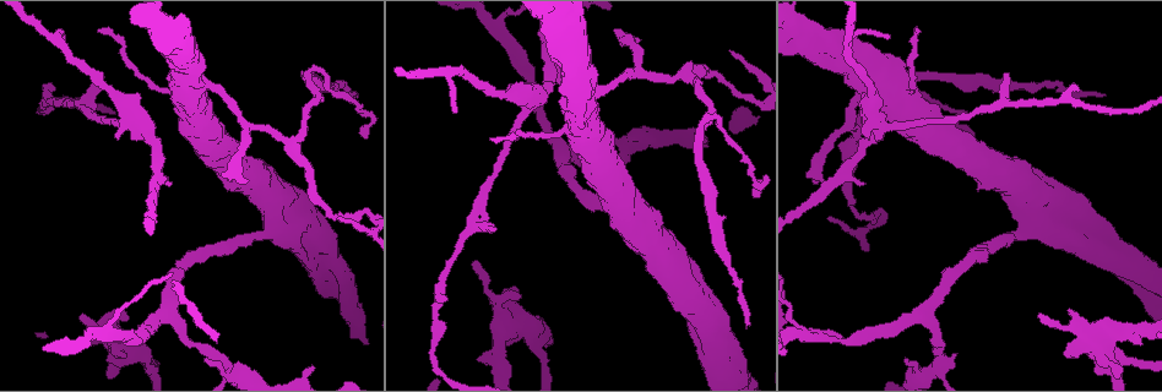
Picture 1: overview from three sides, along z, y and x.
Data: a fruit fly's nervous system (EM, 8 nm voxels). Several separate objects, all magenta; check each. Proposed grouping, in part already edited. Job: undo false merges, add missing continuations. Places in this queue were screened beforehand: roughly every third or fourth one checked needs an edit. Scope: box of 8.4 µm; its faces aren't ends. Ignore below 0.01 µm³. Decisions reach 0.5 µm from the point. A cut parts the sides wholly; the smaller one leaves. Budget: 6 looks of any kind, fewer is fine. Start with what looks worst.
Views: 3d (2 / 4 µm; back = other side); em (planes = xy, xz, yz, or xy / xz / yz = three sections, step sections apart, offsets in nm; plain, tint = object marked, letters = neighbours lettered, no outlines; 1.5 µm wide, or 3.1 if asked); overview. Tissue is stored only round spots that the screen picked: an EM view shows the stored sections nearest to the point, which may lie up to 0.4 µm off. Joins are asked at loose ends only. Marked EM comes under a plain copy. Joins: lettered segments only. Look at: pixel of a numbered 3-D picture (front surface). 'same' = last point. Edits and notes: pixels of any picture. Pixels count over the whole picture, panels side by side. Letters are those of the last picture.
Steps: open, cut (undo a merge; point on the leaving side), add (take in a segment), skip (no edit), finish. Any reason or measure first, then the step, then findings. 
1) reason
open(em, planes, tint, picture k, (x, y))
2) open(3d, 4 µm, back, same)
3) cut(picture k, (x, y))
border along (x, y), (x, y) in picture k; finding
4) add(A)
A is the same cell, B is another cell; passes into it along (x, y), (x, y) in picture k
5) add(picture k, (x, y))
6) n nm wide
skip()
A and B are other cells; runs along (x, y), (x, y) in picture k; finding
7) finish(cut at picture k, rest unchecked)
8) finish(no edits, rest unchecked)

sharp bend
open(3d, 2 µm, picture 1, (754, 101))

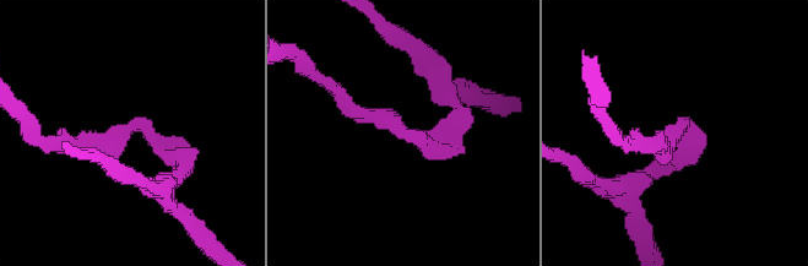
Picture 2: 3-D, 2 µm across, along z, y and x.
now the EM
open(em, planes, letters, picture 2, (132, 124))

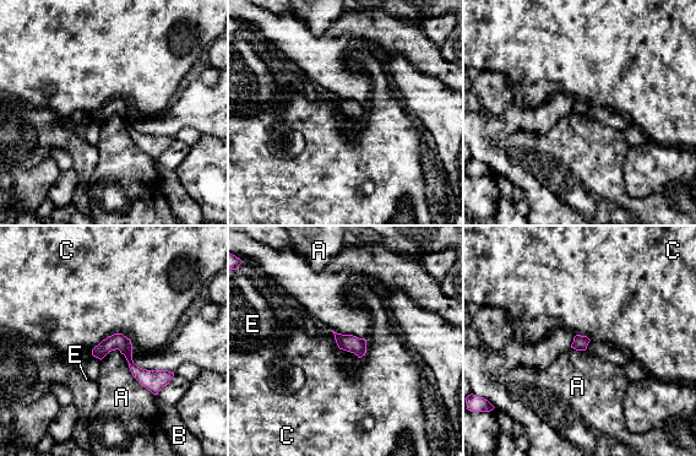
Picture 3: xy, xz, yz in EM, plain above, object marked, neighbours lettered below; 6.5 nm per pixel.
skip()
A, B, C and E are other cells; border along (134, 348), (112, 334), (92, 349) in picture 3; continuous, no second neuron

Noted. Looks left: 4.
tapers out
open(3d, 4 µm, picture 1, (455, 112))

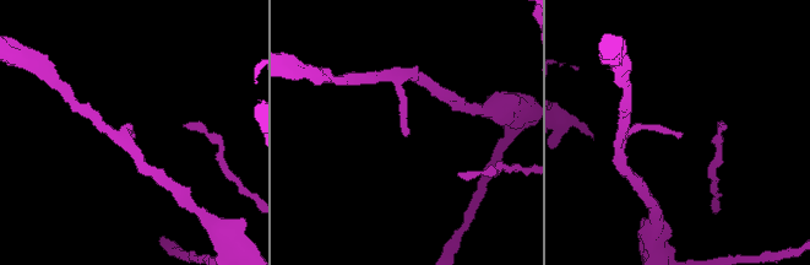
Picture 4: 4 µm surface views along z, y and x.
shape alone is not enough
open(em, planes, tint, picture 4, (132, 135))

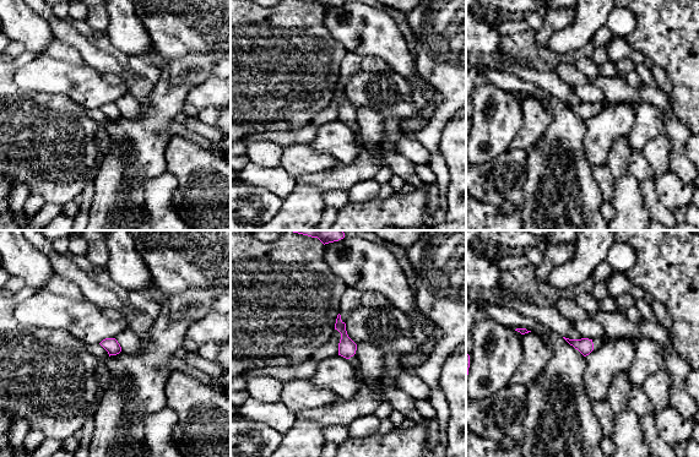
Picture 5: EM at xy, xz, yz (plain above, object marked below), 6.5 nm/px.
open(em, planes, letters, same)

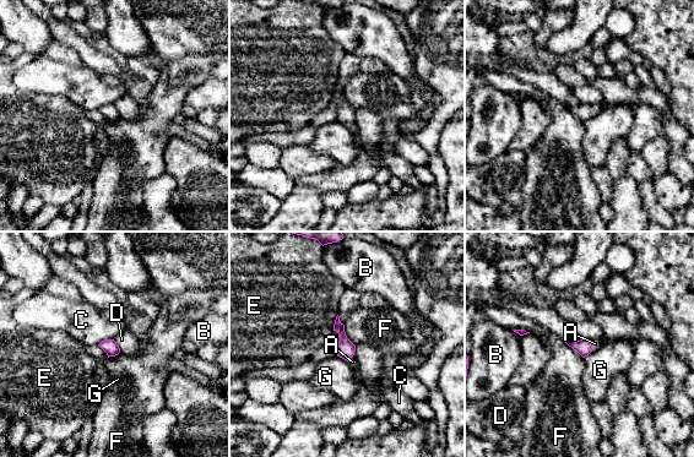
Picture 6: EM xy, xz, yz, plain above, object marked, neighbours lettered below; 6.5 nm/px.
F touches over 200 nm
add(A)
A is the same cell, B, C, D, E, F and G are other cells; passes into it along (346, 349), (350, 357), (352, 362) in picture 6; the neuron continues

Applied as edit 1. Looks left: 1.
finish(add at picture 6, rest unchecked)

